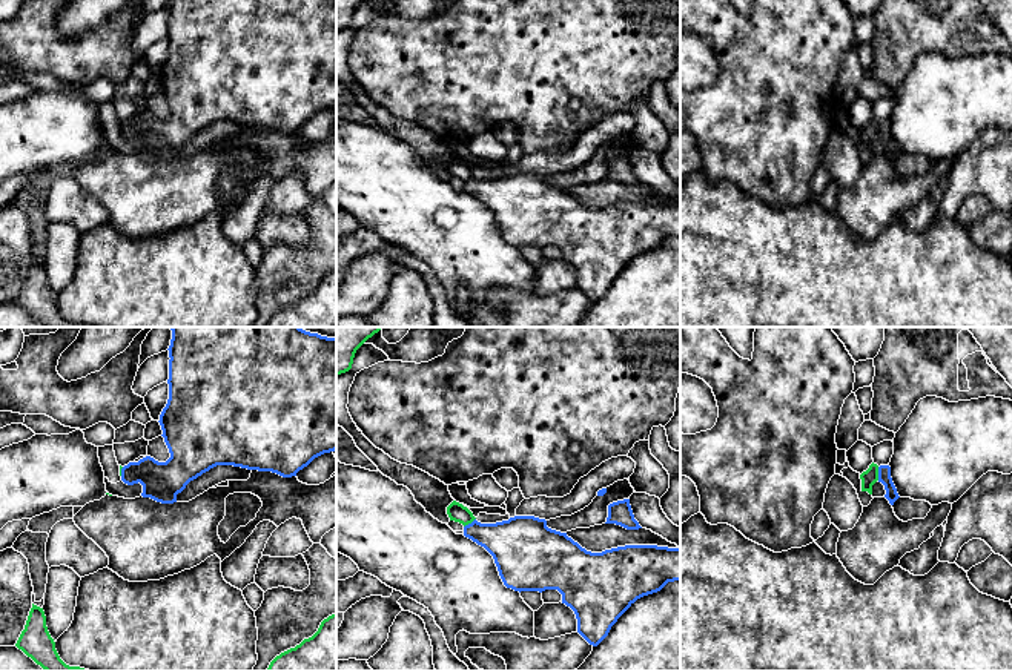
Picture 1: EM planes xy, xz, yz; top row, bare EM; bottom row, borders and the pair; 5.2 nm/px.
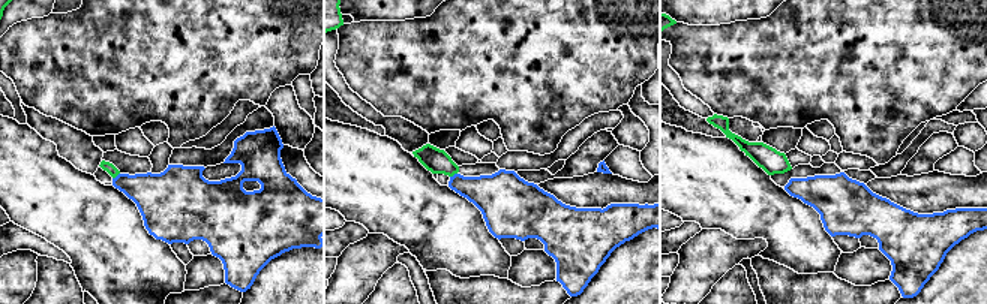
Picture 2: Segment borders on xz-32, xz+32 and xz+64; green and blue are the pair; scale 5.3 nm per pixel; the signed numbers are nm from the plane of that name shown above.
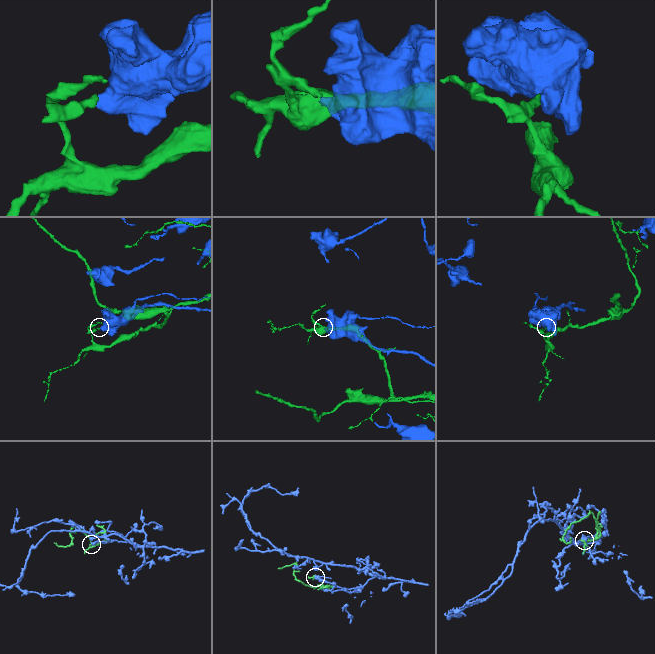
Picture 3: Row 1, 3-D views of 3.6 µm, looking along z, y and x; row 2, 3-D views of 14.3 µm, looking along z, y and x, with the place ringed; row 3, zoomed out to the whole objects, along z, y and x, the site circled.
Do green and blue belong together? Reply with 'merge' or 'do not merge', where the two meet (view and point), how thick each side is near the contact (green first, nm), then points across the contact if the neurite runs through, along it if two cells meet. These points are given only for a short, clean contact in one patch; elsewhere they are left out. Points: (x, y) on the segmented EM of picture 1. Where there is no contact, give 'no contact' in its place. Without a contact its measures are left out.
do not merge; contact yz (877, 473); calibres 80 and 70 nm; border yz (877, 467), (879, 479)

